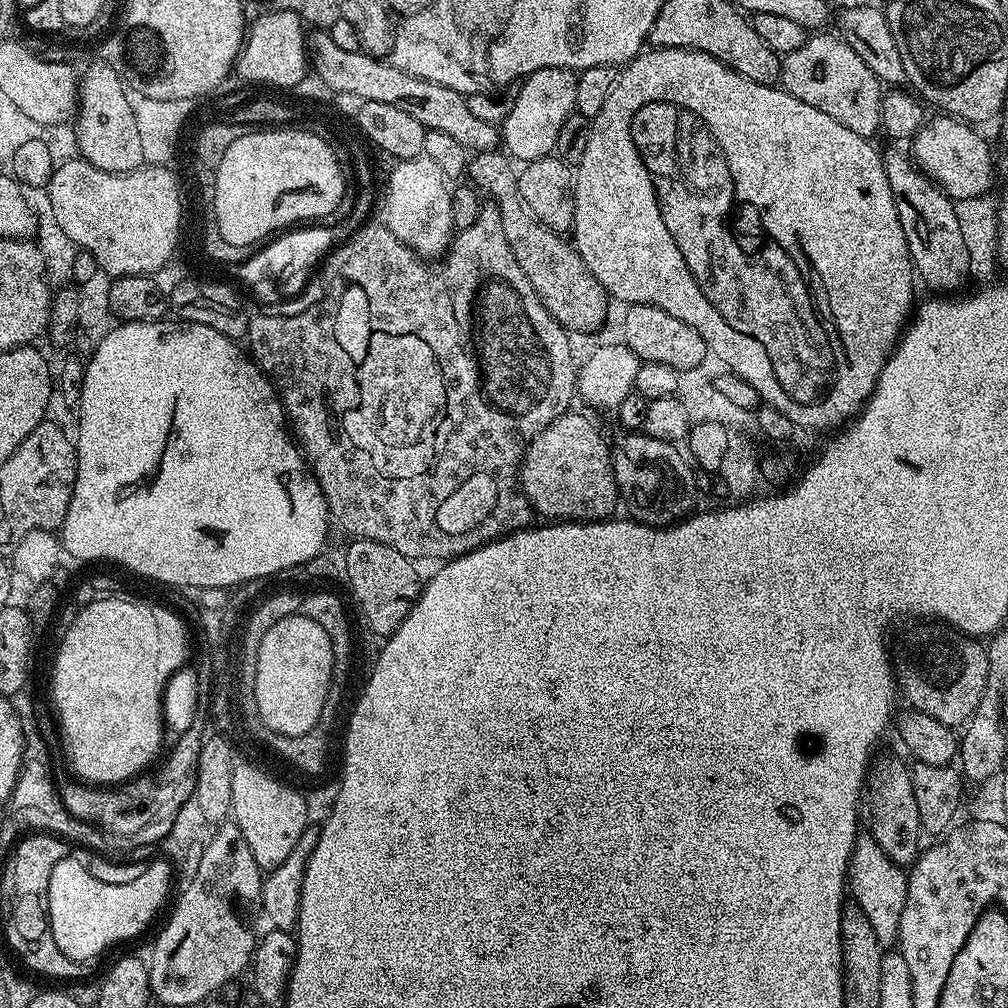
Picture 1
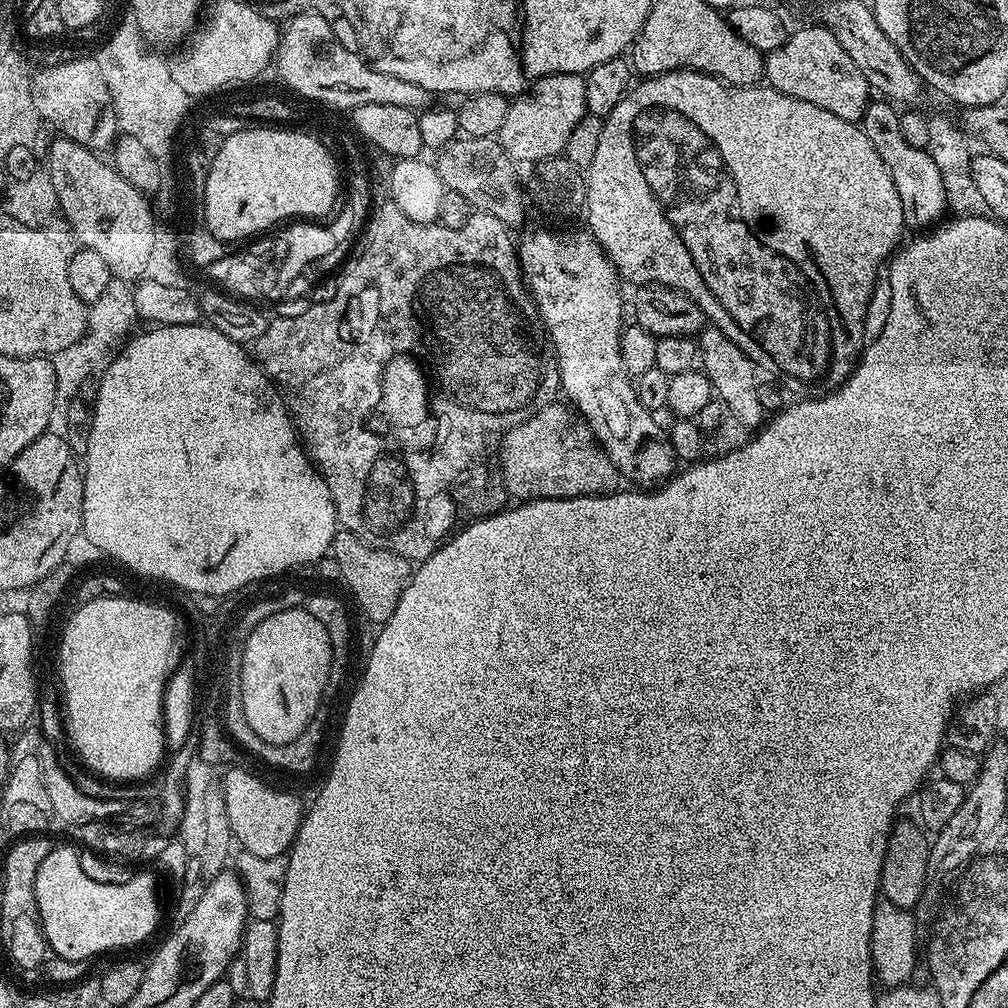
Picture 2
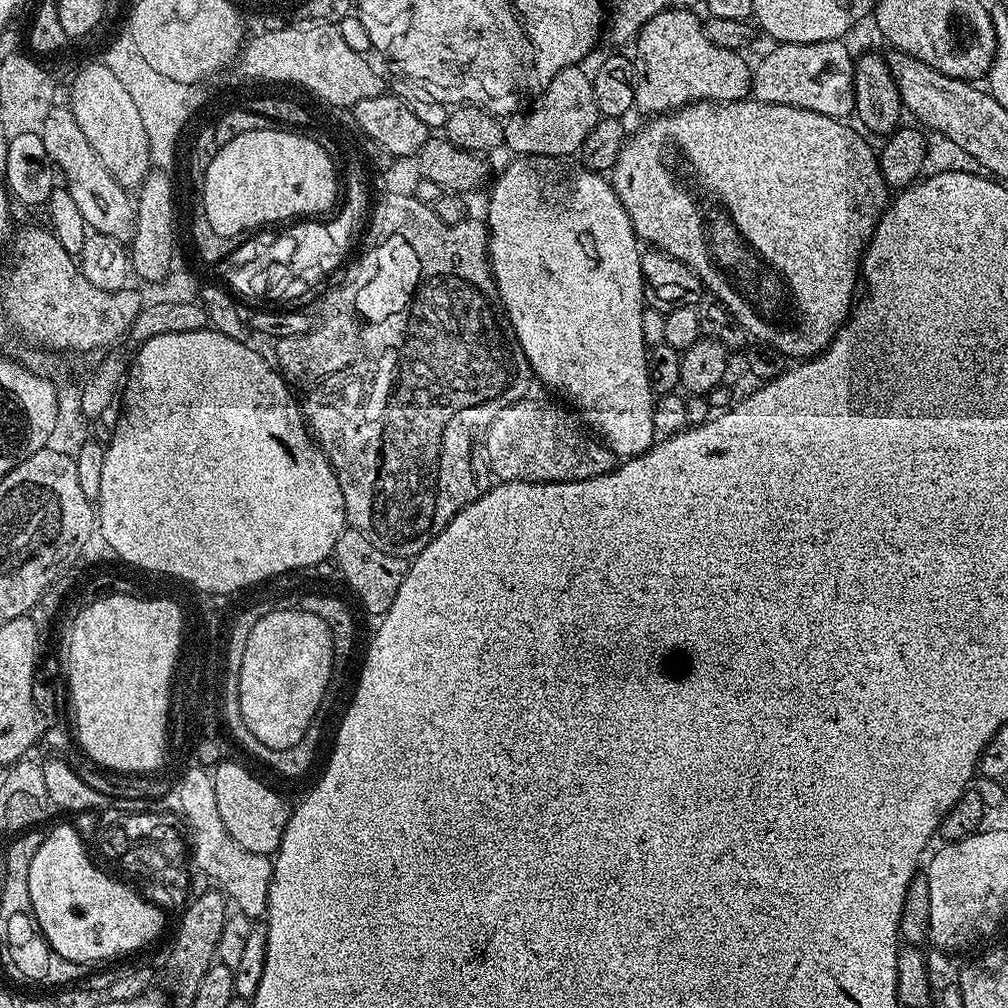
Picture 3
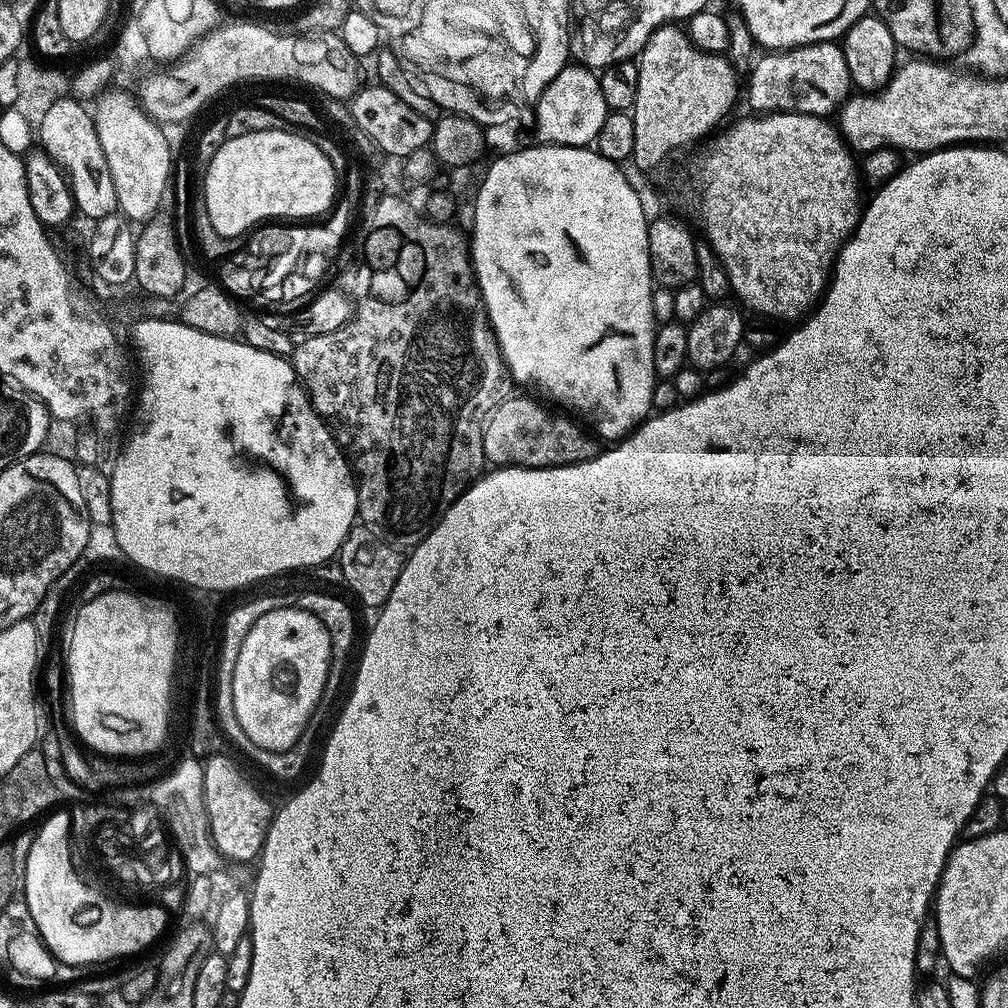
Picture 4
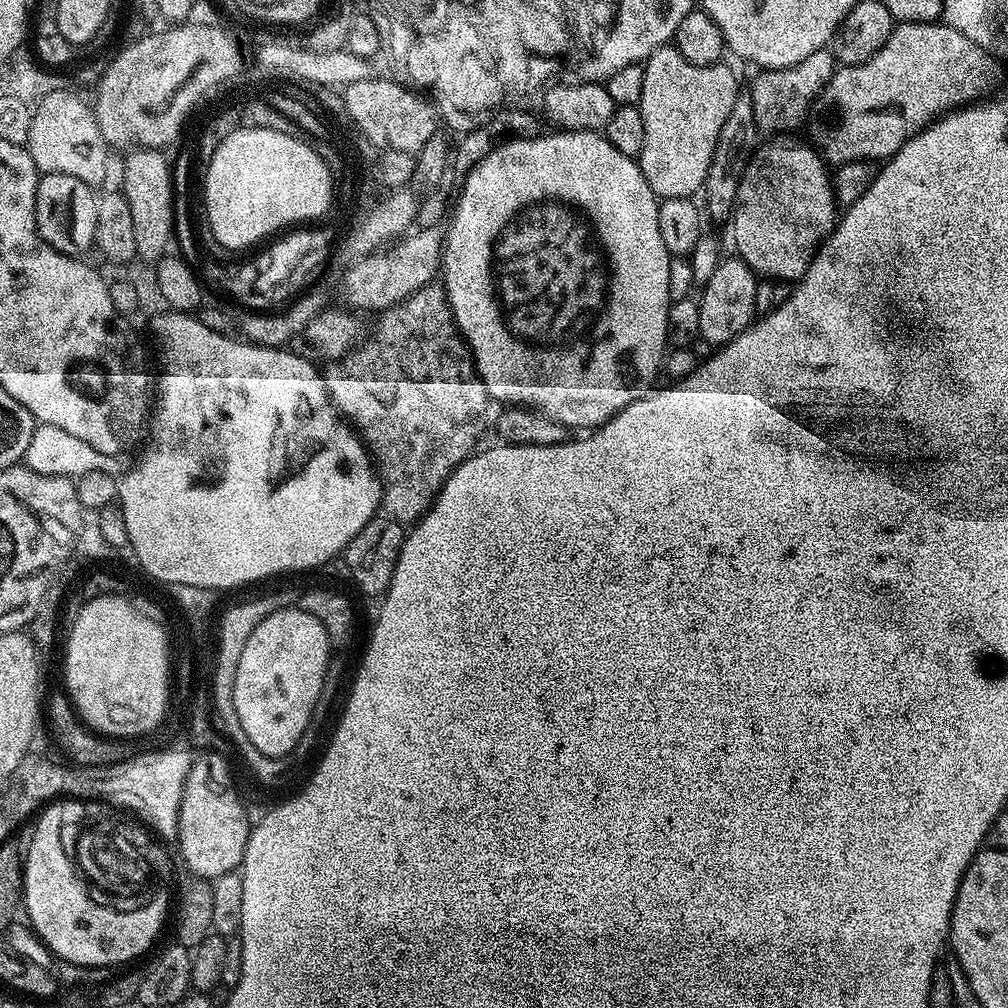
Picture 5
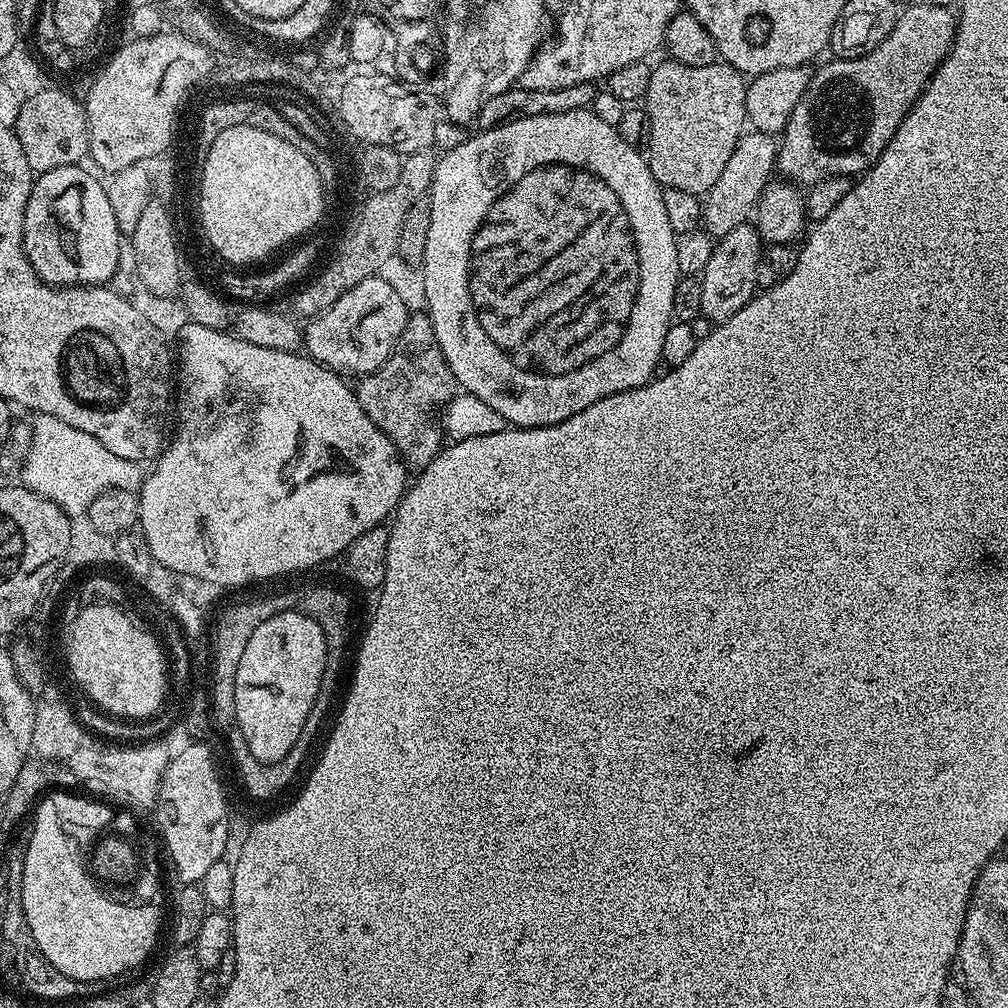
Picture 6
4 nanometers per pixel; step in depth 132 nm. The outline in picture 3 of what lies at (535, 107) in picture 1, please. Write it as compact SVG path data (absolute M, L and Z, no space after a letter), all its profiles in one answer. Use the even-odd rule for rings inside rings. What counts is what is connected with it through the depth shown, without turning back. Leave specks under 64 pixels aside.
M583 67L563 68L546 86L540 99L527 110L507 117L504 124L504 144L510 151L520 156L554 156L557 158L575 157L586 134L594 130L601 114L594 98L592 76L583 72Z

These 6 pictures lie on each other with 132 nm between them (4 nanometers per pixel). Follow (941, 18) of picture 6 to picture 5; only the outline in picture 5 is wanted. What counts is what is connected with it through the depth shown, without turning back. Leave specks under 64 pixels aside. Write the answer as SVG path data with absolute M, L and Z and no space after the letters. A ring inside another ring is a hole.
M903 22L897 23L893 27L890 38L886 38L886 42L873 54L869 60L861 64L850 64L847 66L837 67L836 73L830 78L830 82L826 82L826 86L820 91L820 96L812 104L812 109L808 111L808 119L806 121L806 129L812 137L811 143L817 152L824 157L829 165L839 166L846 162L854 162L855 160L866 160L869 162L887 161L894 153L901 148L910 138L914 138L922 129L939 120L948 112L954 112L958 108L963 108L966 104L975 104L981 98L987 97L988 92L1000 80L1000 64L991 56L992 53L987 47L980 47L966 38L965 34L959 33L958 30L952 29L950 25L943 22Z

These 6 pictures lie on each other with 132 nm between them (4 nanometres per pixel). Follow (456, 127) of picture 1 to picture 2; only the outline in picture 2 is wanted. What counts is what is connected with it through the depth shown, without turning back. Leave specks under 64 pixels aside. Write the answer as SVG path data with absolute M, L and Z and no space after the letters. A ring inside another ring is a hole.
M298 14L287 23L280 33L280 47L276 49L275 59L279 62L285 79L293 87L309 96L330 100L329 109L351 110L366 106L366 102L379 102L423 110L433 103L433 93L422 86L414 86L414 82L406 82L403 78L394 78L394 74L382 74L382 70L373 68L360 52L351 52L338 46L330 21L322 18L322 15Z

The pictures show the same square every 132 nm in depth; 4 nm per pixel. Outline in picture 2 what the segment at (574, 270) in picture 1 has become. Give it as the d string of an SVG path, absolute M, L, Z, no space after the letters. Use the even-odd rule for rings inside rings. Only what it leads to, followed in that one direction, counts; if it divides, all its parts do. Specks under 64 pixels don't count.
M469 136L451 140L445 148L439 149L434 163L445 189L462 194L462 198L466 198L475 211L490 213L509 230L516 230L523 222L526 196L521 181L520 184L516 181L517 165L508 157L499 139Z

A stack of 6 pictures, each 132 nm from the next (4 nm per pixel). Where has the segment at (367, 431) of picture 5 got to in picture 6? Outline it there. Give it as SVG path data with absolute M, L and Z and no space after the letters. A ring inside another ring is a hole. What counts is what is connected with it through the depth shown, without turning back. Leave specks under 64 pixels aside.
M427 311L409 315L390 358L357 384L360 385L355 385L354 391L362 410L392 439L405 465L424 469L442 447L442 424L432 411L443 409L454 395L452 371L438 346Z

